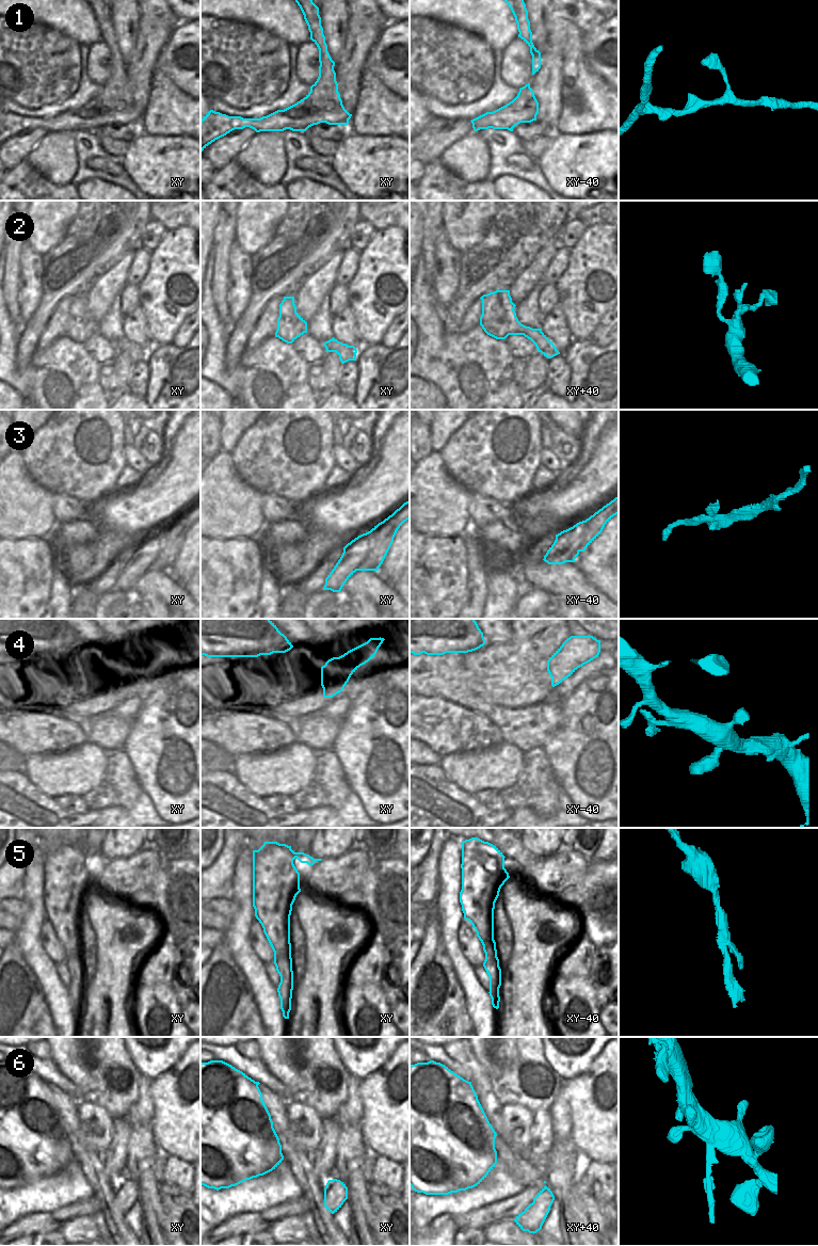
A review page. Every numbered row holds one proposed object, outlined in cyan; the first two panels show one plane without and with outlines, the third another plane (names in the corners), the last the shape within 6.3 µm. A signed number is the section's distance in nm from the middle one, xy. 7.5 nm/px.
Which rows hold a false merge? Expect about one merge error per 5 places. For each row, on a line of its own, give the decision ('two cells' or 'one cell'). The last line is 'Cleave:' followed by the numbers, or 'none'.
1: one cell
2: one cell
3: two cells
4: one cell
5: one cell
6: one cell
Cleave: 3

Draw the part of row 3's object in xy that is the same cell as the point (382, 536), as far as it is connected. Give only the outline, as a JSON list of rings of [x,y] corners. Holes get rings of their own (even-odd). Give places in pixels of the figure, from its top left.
[[[410,500],[367,532],[370,539],[370,550],[359,571],[379,571],[398,529],[407,520],[410,520]]]

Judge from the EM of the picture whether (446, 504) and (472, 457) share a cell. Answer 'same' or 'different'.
different

